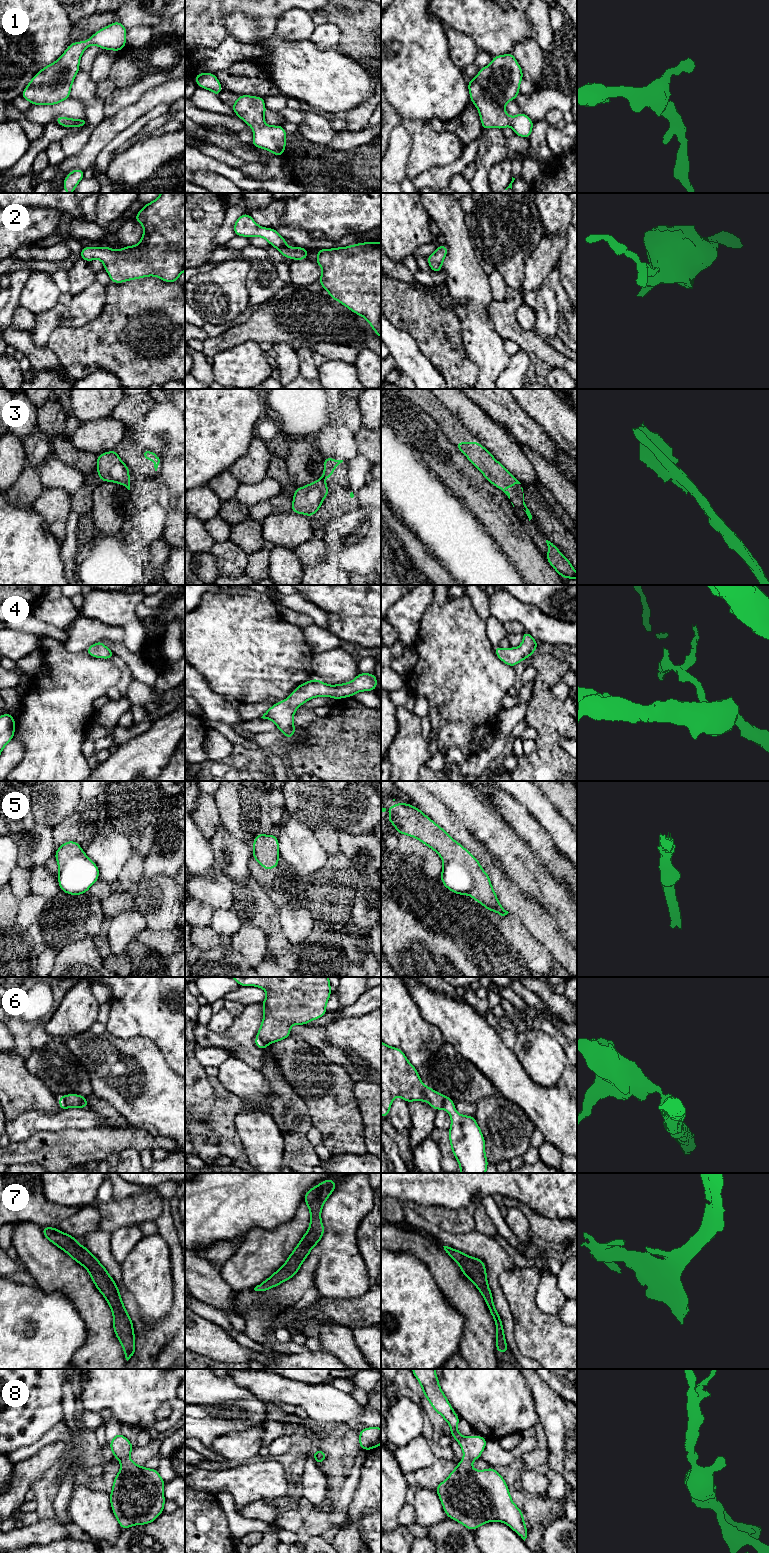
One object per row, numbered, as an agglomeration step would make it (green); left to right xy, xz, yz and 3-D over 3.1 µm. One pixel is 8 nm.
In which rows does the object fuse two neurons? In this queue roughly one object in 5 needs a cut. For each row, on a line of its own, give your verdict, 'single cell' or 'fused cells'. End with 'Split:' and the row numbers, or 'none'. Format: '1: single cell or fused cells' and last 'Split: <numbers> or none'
1: single cell
2: single cell
3: single cell
4: single cell
5: single cell
6: fused cells
7: single cell
8: single cell
Split: 6

